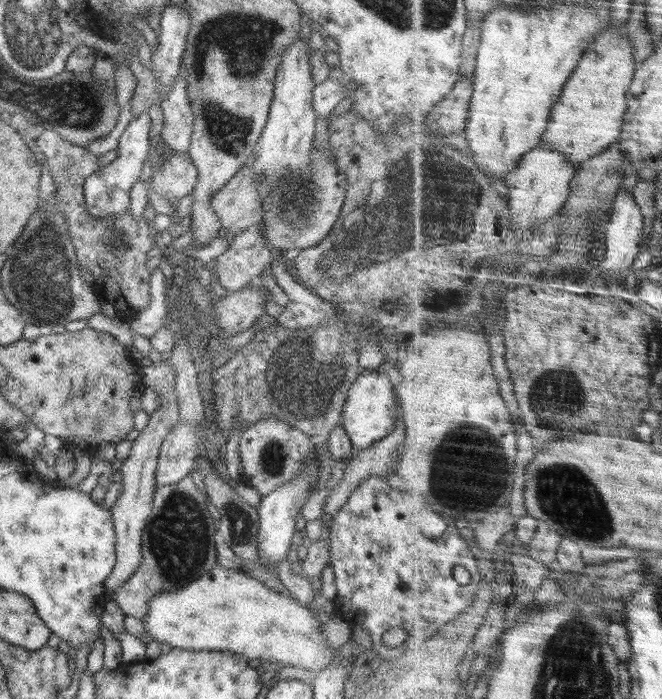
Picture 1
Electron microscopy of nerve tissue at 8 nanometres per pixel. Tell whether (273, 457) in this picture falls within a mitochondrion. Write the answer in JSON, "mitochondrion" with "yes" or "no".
{"mitochondrion":"yes"}

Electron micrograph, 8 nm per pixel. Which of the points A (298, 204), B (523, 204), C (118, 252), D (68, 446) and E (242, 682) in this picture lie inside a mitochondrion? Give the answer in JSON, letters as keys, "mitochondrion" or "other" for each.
{"A":"mitochondrion","B":"other","C":"mitochondrion","D":"other","E":"other"}

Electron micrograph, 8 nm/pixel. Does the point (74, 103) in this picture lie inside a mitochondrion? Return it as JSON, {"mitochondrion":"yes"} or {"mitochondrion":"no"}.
{"mitochondrion":"yes"}

